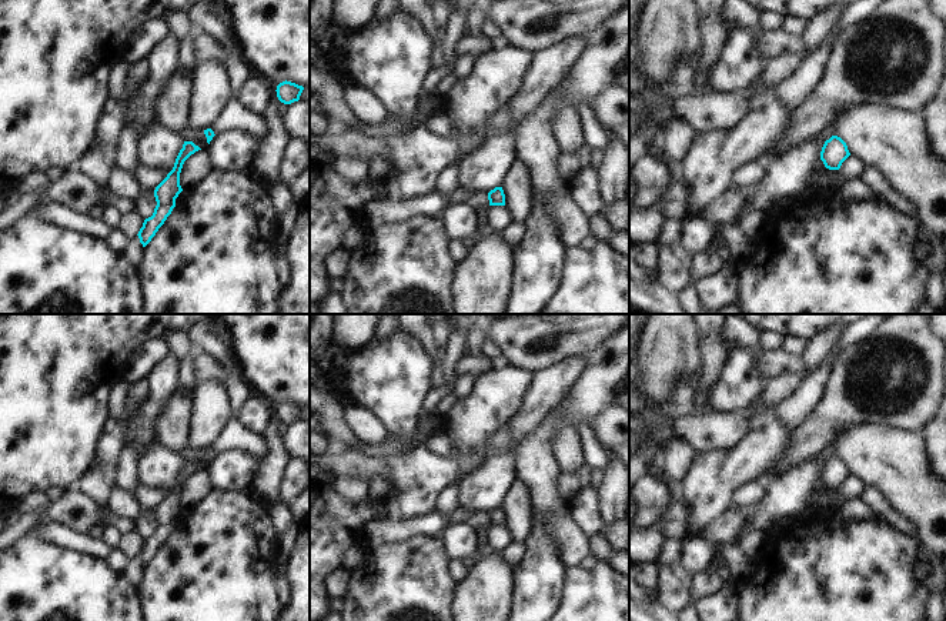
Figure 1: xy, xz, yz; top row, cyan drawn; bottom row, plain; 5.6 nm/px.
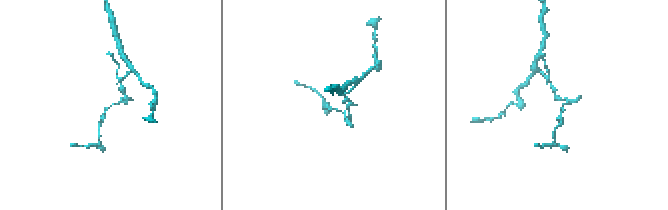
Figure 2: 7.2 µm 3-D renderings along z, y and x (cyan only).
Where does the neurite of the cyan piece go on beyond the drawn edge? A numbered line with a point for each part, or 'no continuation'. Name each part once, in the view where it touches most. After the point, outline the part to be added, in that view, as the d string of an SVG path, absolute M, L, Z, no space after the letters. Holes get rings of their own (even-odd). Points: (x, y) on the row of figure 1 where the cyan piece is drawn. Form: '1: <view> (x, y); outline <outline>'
no continuation

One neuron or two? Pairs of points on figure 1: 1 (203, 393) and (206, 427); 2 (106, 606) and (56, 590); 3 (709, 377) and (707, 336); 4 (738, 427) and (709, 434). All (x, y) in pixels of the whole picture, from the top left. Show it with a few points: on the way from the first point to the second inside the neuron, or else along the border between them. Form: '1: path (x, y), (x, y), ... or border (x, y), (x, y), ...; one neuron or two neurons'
1: path (206, 401), (206, 418); one neuron
2: path (93, 606), (72, 606), (69, 603); one neuron
3: path (709, 367), (709, 346); one neuron
4: path (731, 427), (716, 430); one neuron

